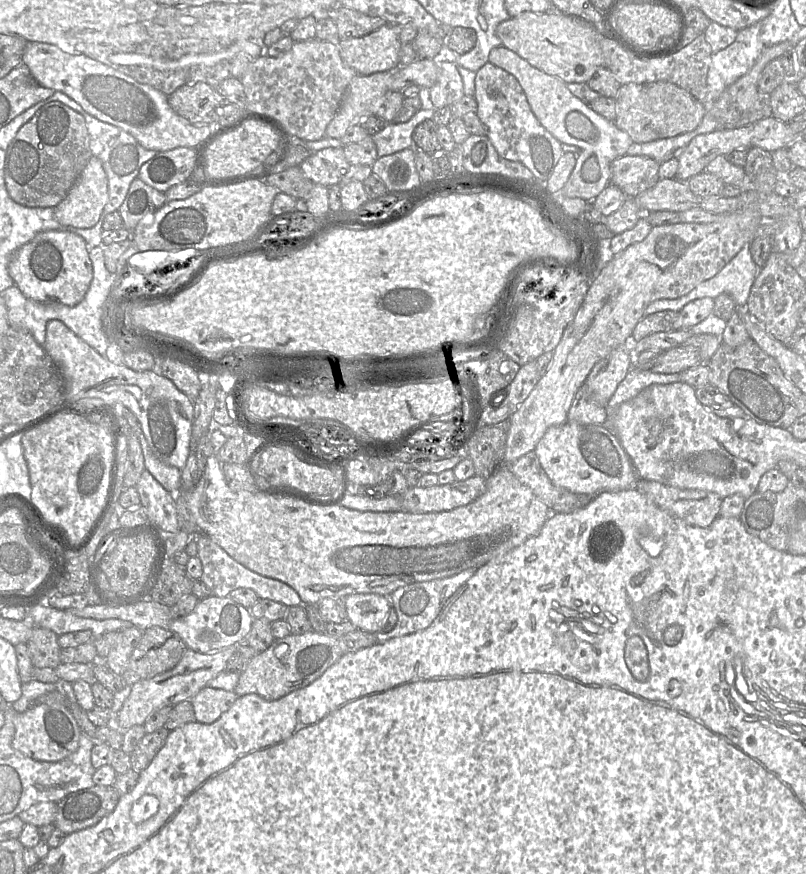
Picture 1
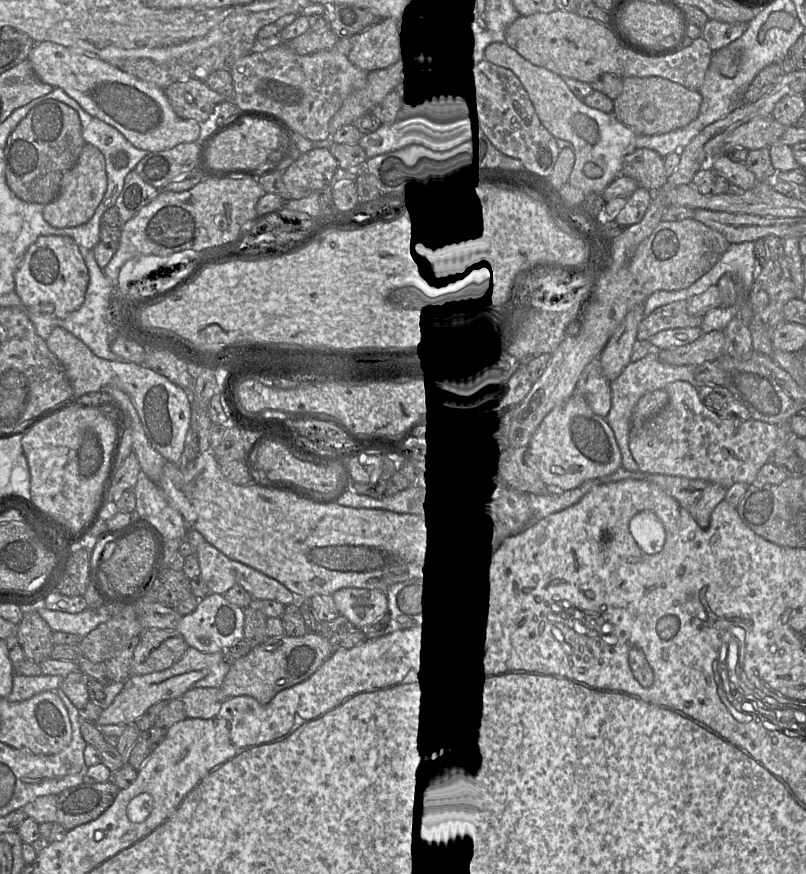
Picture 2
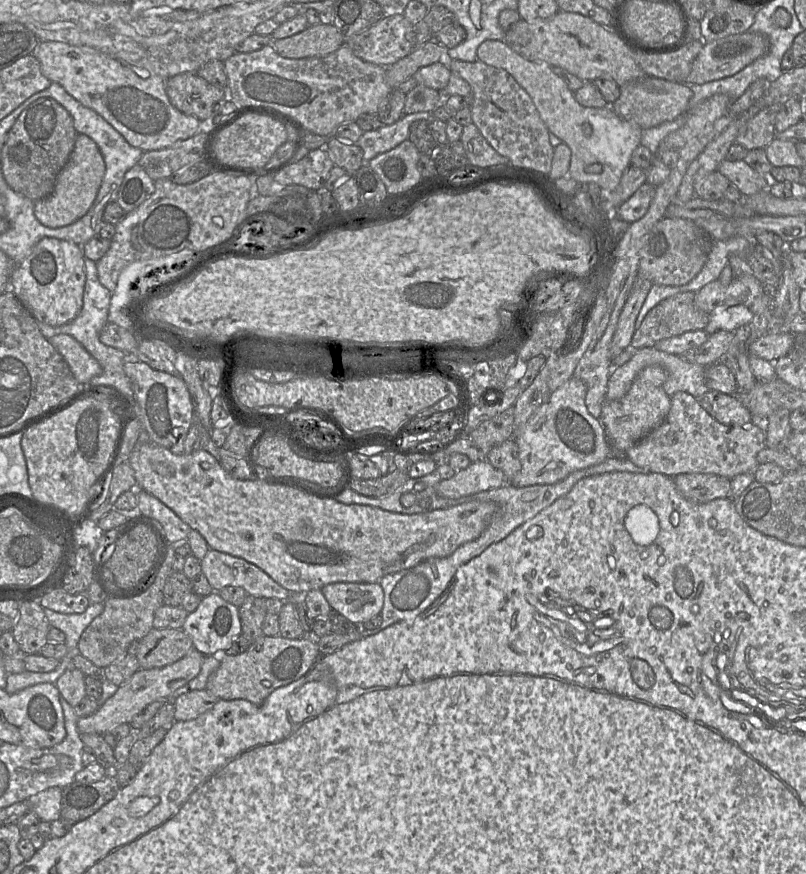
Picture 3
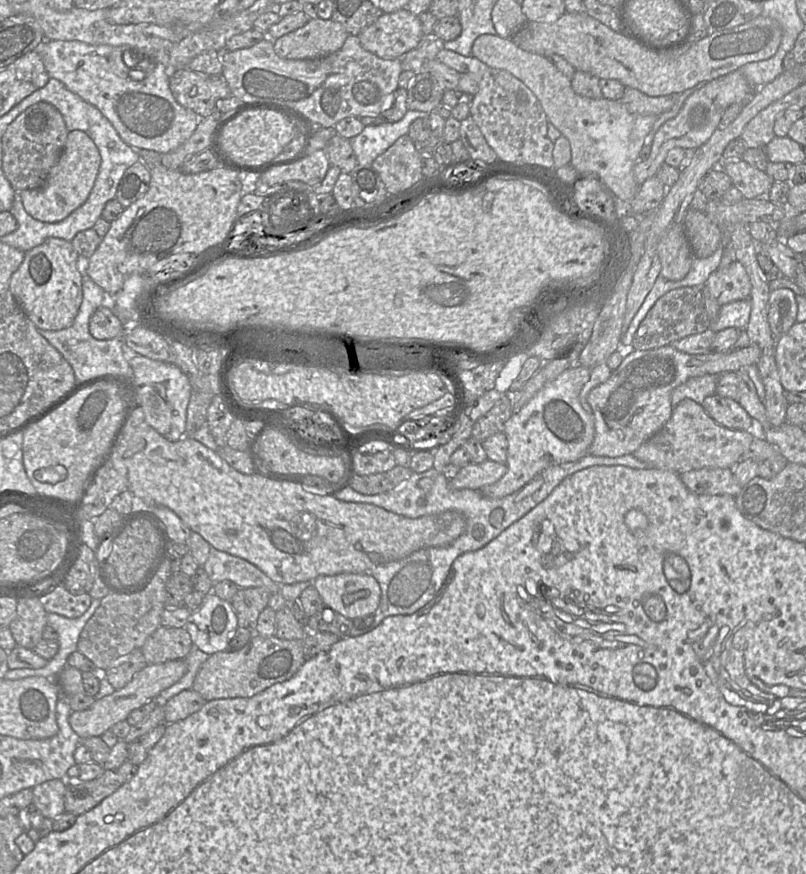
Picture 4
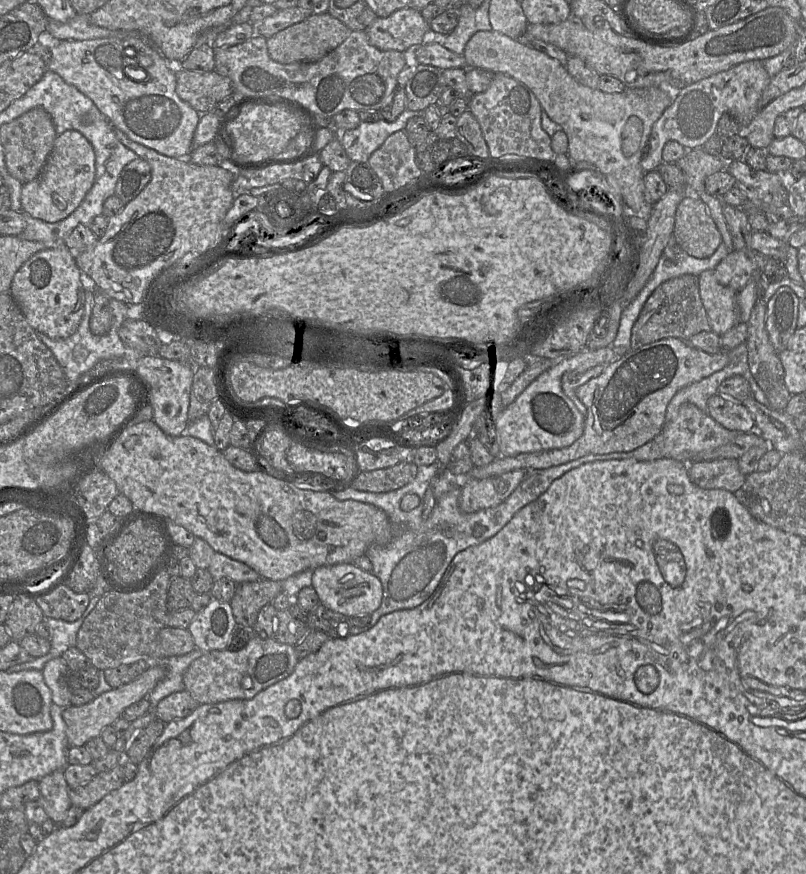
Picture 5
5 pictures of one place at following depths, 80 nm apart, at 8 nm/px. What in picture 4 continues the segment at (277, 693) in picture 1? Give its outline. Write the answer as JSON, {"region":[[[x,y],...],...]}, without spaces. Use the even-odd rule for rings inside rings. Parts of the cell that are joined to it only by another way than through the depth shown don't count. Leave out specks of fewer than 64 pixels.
{"region":[[[254,635],[240,650],[220,651],[208,657],[196,674],[192,690],[207,702],[216,699],[251,698],[270,686],[292,678],[305,662],[303,641]]]}

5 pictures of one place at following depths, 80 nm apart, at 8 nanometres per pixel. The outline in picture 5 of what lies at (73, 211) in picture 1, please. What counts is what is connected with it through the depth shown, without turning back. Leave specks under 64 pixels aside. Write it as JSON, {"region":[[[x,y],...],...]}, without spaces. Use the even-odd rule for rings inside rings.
{"region":[[[76,130],[59,134],[39,177],[22,186],[22,211],[49,223],[67,218],[93,186],[95,170],[95,152],[89,140]]]}

